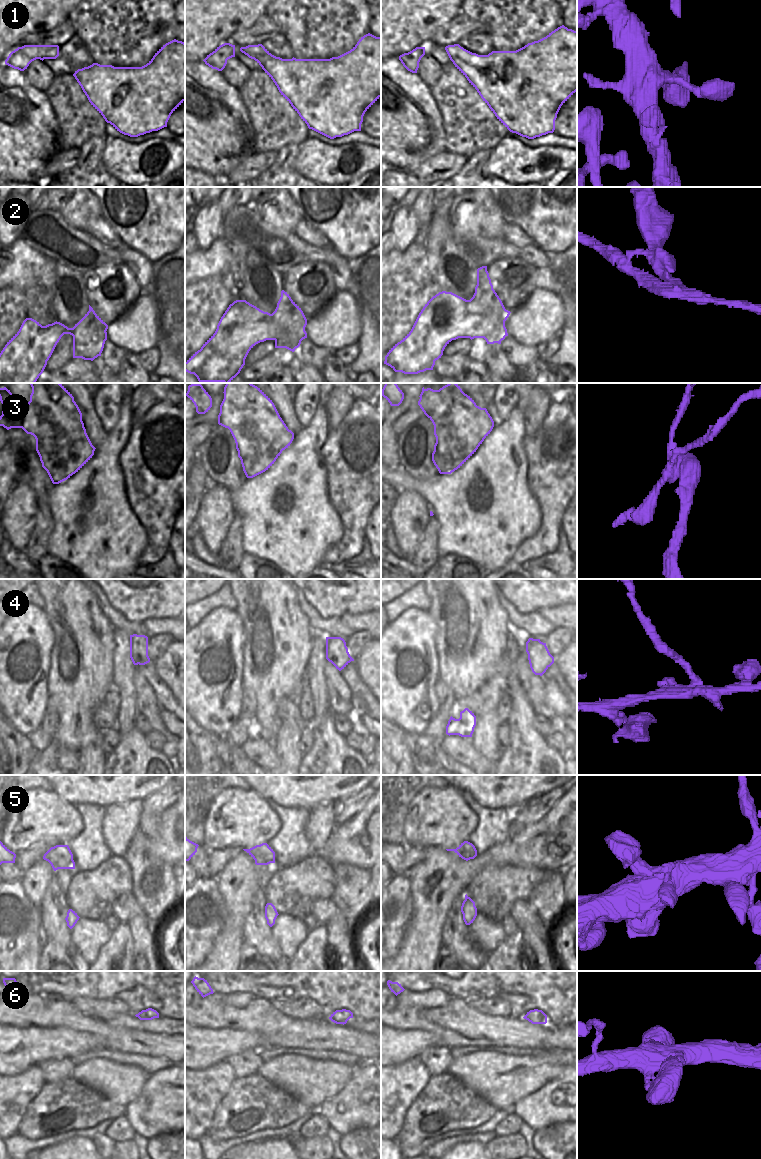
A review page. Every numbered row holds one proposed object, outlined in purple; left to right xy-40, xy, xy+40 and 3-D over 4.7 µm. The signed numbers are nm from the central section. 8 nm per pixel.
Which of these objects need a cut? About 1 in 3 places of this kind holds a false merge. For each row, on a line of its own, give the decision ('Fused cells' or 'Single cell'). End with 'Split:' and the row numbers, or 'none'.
1: Single cell
2: Fused cells
3: Fused cells
4: Fused cells
5: Single cell
6: Single cell
Split: 2, 3, 4.

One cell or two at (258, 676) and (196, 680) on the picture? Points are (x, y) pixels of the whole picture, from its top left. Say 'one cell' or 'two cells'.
two cells

